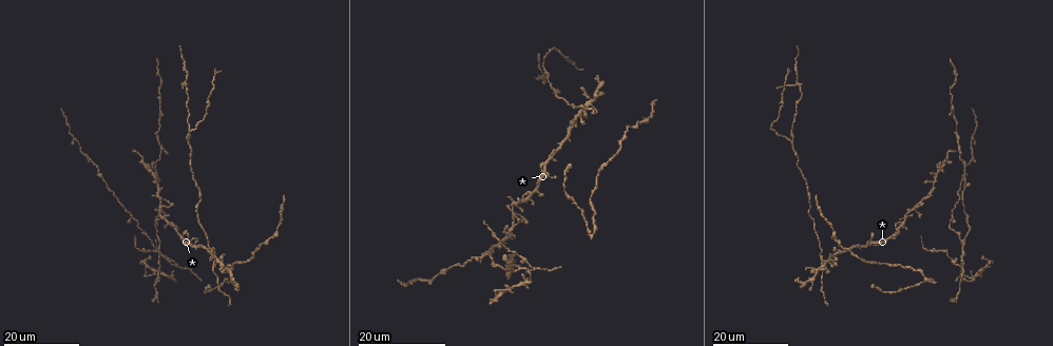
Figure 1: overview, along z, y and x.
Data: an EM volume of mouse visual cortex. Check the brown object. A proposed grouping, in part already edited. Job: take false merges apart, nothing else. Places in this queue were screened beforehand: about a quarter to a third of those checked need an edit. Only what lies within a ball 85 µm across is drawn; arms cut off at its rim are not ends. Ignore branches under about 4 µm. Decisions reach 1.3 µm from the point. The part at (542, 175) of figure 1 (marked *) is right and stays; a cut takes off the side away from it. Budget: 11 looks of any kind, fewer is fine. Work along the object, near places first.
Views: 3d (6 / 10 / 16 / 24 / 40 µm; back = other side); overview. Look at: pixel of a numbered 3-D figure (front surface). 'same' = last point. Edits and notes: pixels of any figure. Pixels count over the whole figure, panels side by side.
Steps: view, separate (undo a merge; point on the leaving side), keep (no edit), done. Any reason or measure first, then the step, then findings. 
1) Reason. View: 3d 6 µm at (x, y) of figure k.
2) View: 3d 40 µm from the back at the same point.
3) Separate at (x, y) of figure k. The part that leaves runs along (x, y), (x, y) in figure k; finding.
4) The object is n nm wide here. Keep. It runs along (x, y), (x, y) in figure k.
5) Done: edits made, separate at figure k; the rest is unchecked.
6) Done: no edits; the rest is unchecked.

Looks like a crossing. View: 3d 24 µm at (826, 258) of figure 1.

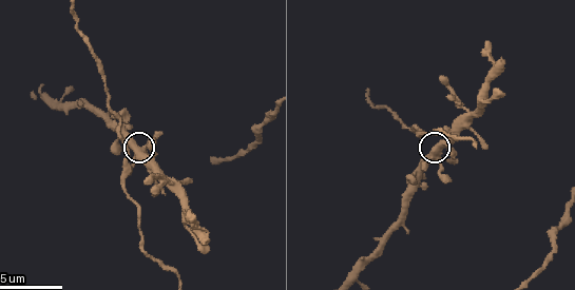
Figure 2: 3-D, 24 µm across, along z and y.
View: 3d 6 µm at (141, 150) of figure 2.

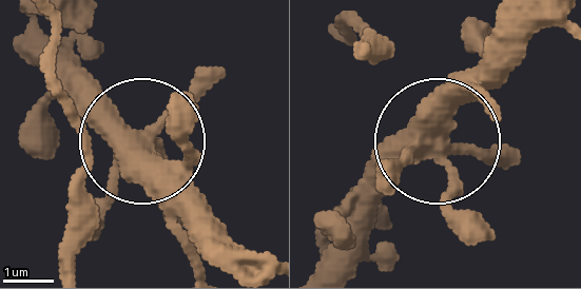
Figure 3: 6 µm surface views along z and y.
The side arm is 62 µm long. Keep. It runs along (16, 44), (62, 65), (138, 137), (221, 70) in figure 3; one neuron here.

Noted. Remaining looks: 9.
Three-way junction. View: 3d 24 µm at (792, 142) of figure 1.

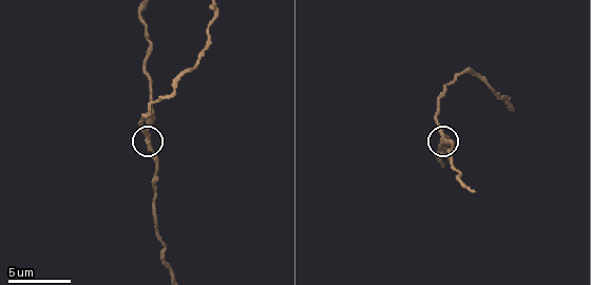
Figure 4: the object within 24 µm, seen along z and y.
Closer look. View: 3d 6 µm at (145, 135) of figure 4.

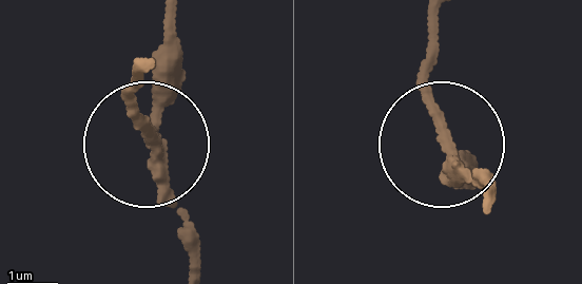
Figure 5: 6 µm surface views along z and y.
View: 3d 6 µm from the back at (155, 142) of figure 5.

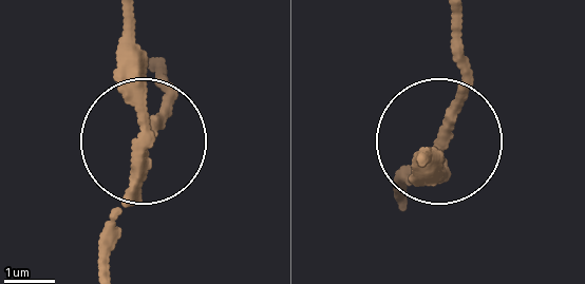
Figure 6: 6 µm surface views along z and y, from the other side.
Separate at (447, 116) of figure 6. A second neuron is stuck on.

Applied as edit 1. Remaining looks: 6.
Branch point. View: 3d 16 µm at (944, 159) of figure 1.

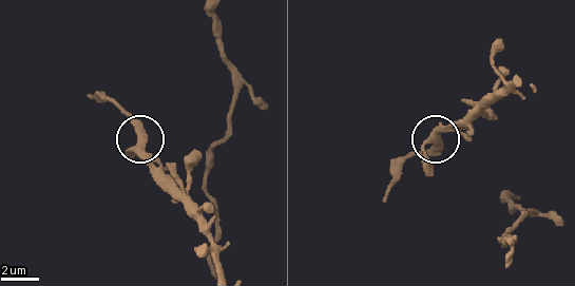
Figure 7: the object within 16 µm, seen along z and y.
View: 3d 6 µm at (428, 138) of figure 7.

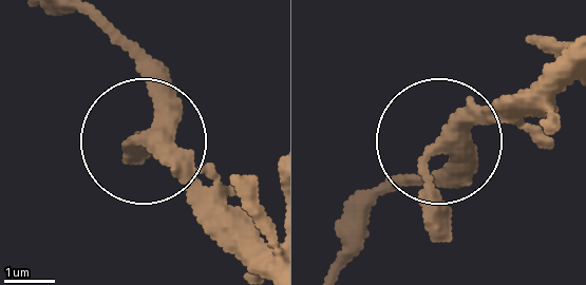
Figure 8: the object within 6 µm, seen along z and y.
The object is 310 nm wide here. Keep. All the same neuron.

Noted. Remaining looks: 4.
Four-way junction. View: 3d 16 µm at (934, 182) of figure 1.

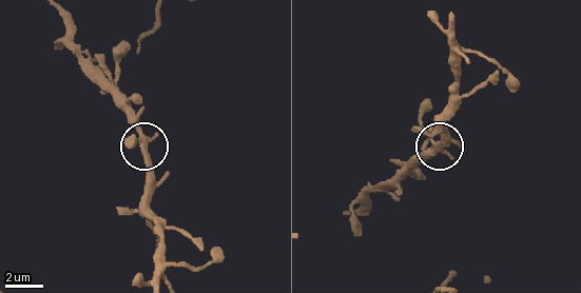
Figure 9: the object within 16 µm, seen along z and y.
View: 3d 6 µm at (433, 144) of figure 9.

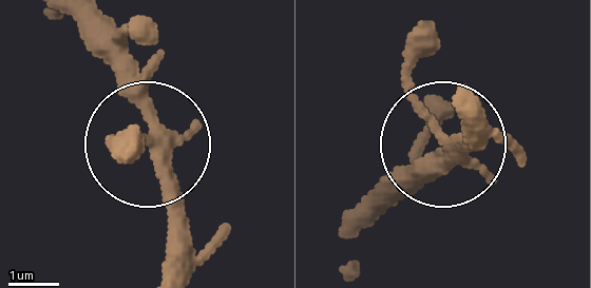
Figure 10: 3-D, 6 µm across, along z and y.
Keep. All the same neuron.

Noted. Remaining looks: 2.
Done: edits made, separate at figure 6; the rest is unchecked.

